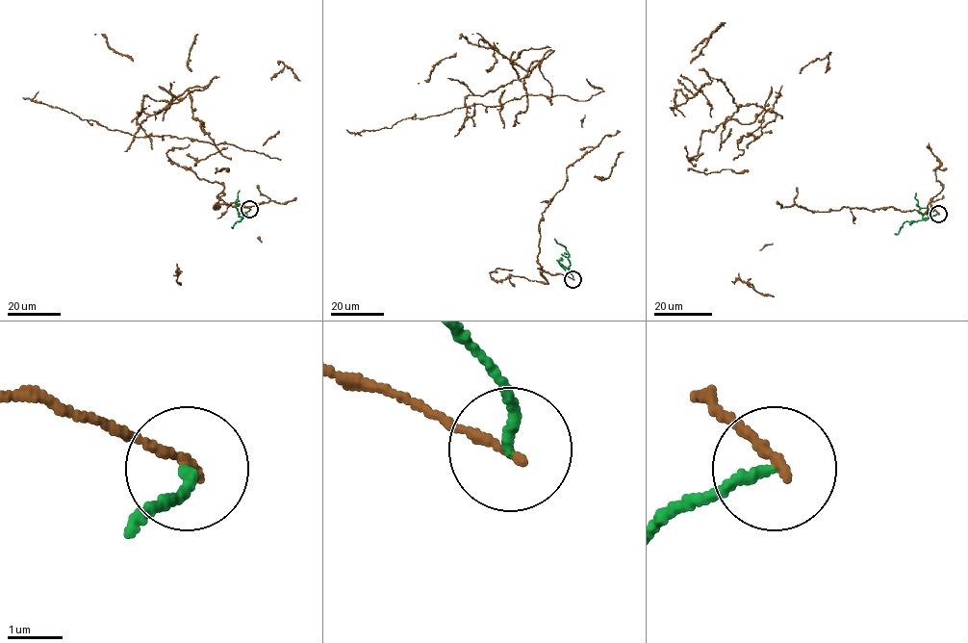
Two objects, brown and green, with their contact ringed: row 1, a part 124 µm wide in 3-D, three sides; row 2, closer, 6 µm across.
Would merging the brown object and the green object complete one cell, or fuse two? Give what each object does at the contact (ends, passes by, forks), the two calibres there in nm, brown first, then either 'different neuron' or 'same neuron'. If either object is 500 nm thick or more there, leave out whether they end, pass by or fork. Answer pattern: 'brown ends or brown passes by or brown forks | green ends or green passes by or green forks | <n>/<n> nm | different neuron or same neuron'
brown ends | green ends | 180/190 nm | different neuron

